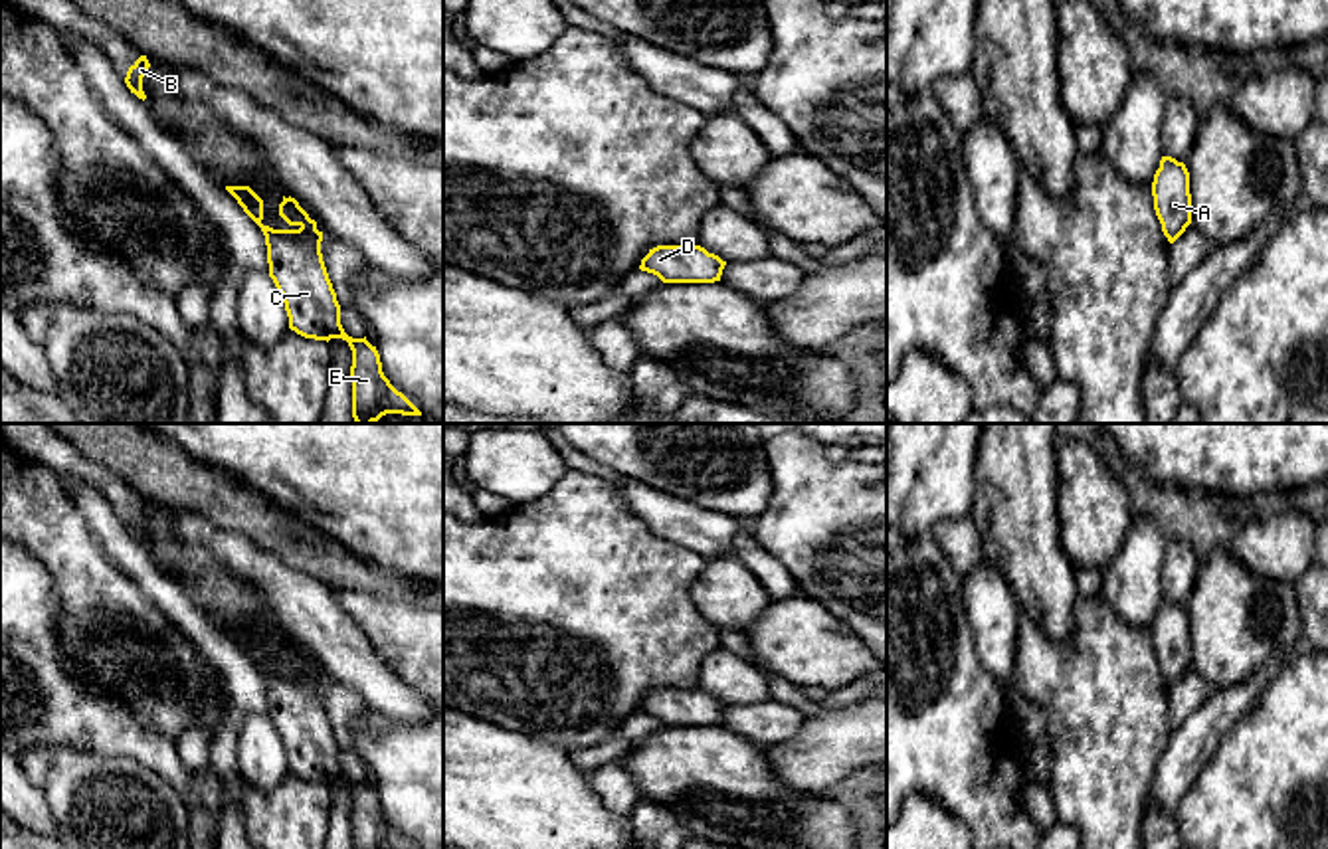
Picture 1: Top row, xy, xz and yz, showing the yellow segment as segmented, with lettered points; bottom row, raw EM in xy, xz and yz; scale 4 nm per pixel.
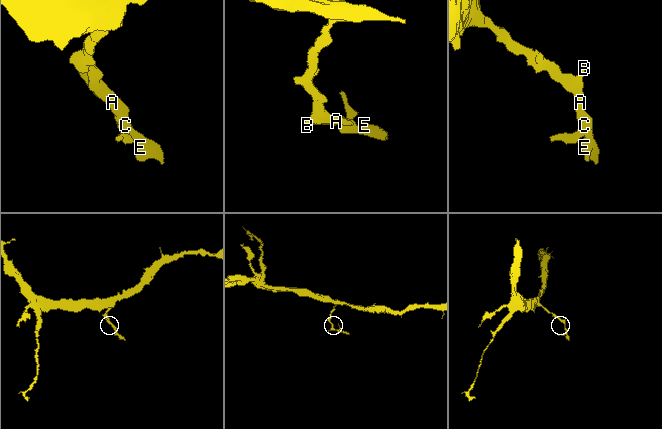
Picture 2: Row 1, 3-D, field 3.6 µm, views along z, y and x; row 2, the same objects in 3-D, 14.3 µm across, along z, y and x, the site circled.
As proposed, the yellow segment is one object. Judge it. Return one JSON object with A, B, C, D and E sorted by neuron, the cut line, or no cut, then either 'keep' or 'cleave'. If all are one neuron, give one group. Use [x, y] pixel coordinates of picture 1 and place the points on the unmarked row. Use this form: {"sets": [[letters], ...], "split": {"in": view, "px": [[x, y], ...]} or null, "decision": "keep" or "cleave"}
{"sets": [["A", "B", "C", "D", "E"]], "split": null, "decision": "keep"}

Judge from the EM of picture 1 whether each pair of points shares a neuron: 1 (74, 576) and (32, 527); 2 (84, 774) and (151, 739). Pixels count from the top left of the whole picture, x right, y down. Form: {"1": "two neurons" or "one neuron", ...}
{"1": "one neuron", "2": "two neurons"}

